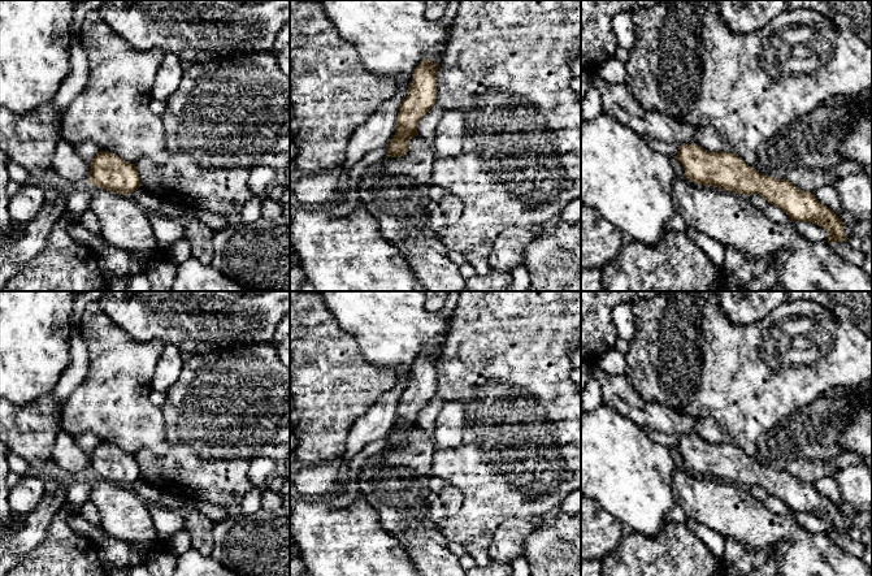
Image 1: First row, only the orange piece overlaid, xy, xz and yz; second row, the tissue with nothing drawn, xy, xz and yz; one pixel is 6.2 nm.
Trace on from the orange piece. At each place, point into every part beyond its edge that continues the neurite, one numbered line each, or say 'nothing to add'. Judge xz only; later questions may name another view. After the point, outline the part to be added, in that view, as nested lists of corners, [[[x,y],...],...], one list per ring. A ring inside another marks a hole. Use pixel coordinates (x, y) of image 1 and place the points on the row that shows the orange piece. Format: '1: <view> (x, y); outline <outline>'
nothing to add

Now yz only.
nothing to add

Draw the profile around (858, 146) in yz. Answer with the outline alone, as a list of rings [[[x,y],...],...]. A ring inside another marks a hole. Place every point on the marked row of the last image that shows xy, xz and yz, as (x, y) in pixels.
[[[863,104],[851,120],[847,138],[840,147],[845,160],[862,165],[860,173],[872,181],[872,107]]]

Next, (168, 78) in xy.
[[[165,53],[156,73],[152,88],[152,98],[166,100],[179,87],[183,75],[181,59],[173,53]]]

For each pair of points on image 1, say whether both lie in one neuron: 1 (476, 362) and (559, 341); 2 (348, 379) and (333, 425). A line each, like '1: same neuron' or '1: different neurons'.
1: same neuron
2: same neuron

